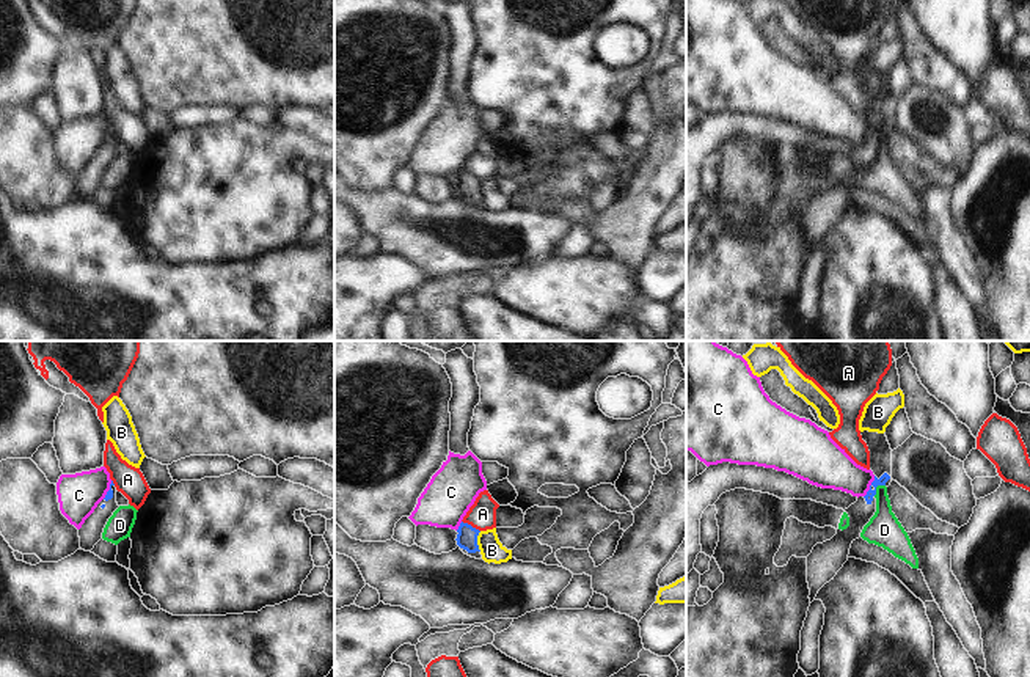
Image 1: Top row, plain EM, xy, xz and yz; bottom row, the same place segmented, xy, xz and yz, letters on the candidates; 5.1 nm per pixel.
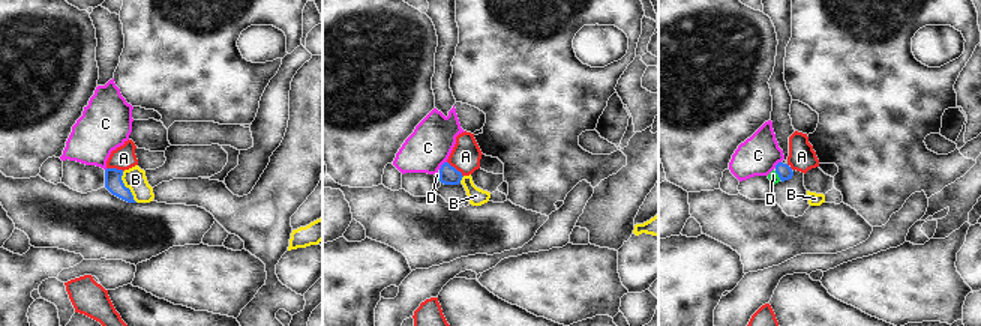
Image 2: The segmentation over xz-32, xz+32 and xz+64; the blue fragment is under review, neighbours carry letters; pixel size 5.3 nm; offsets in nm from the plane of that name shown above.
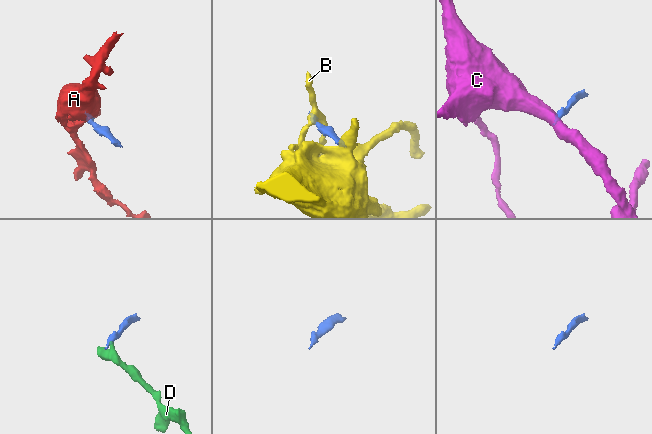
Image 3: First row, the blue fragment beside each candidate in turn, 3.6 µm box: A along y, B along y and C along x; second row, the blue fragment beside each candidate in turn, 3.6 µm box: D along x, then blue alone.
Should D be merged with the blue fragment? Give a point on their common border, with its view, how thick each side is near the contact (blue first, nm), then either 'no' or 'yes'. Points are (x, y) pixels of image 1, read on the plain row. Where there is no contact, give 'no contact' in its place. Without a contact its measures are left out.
contact yz (876, 134); calibres 50 and 170 nm; no

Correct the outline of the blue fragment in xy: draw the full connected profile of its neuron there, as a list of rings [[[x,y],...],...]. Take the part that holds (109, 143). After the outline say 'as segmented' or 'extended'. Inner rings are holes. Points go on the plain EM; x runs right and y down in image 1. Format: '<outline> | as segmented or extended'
[[[111,129],[110,138],[105,146],[97,152],[94,160],[85,168],[79,177],[80,196],[91,199],[94,193],[102,187],[104,176],[113,160],[118,157],[116,151],[116,135]]] | extended

